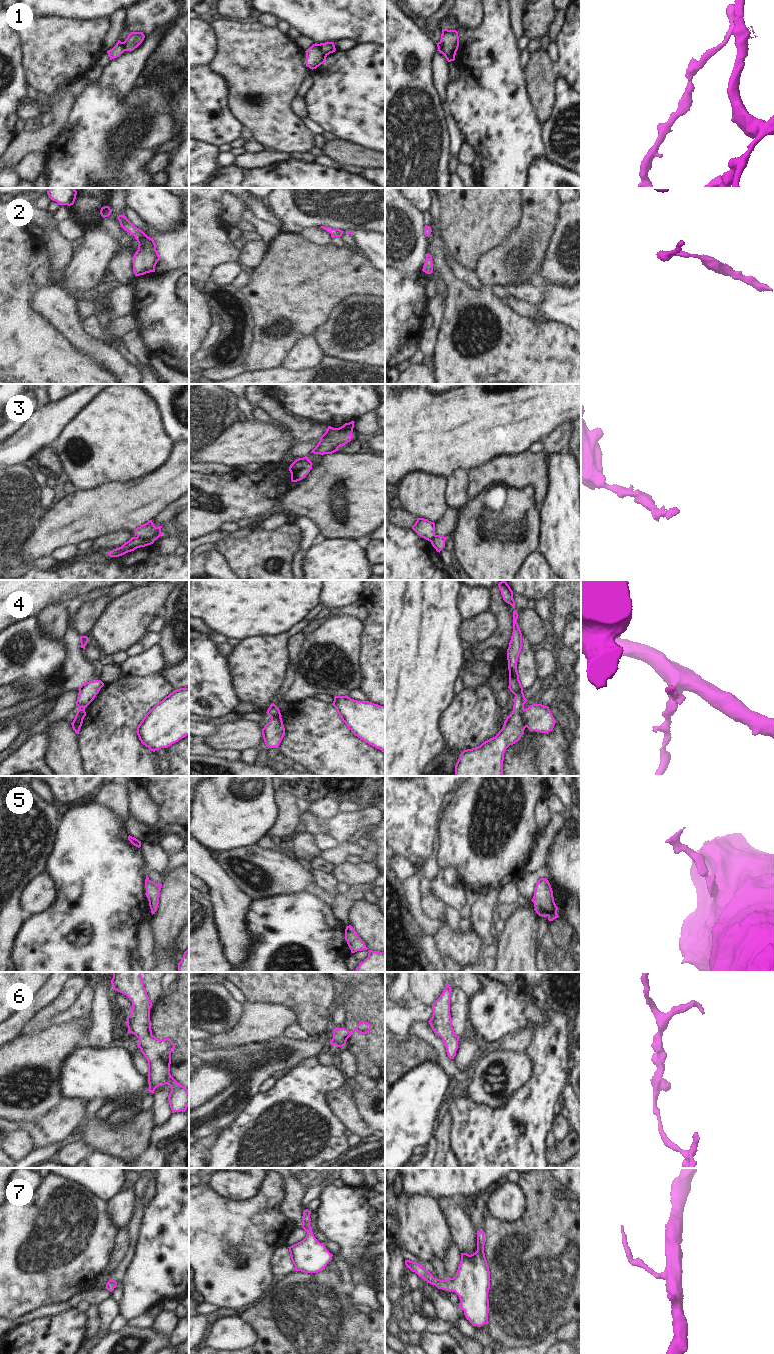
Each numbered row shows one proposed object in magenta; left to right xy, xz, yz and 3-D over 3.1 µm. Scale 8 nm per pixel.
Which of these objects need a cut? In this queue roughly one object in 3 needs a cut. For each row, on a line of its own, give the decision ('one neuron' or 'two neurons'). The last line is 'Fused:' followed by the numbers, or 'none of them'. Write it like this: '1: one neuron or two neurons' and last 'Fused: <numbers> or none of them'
1: two neurons
2: one neuron
3: two neurons
4: two neurons
5: one neuron
6: one neuron
7: one neuron
Fused: 1, 3, 4

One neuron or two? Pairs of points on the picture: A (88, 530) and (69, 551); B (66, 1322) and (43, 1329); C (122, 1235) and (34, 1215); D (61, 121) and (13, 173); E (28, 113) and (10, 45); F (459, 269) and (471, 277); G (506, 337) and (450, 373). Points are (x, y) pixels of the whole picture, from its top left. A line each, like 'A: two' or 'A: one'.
A: two
B: one
C: two
D: two
E: two
F: one
G: one

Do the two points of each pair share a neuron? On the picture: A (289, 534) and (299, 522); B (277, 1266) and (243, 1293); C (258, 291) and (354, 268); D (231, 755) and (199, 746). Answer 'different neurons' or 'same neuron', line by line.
A: different neurons
B: different neurons
C: same neuron
D: same neuron

